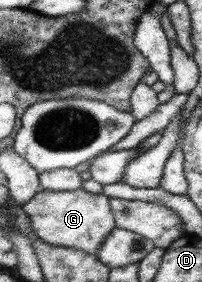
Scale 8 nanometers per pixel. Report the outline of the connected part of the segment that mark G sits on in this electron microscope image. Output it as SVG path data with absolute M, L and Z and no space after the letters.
M81 188L74 191L44 191L21 207L28 217L33 235L53 247L80 249L86 254L96 255L103 240L115 229L109 199L103 194L87 193Z

